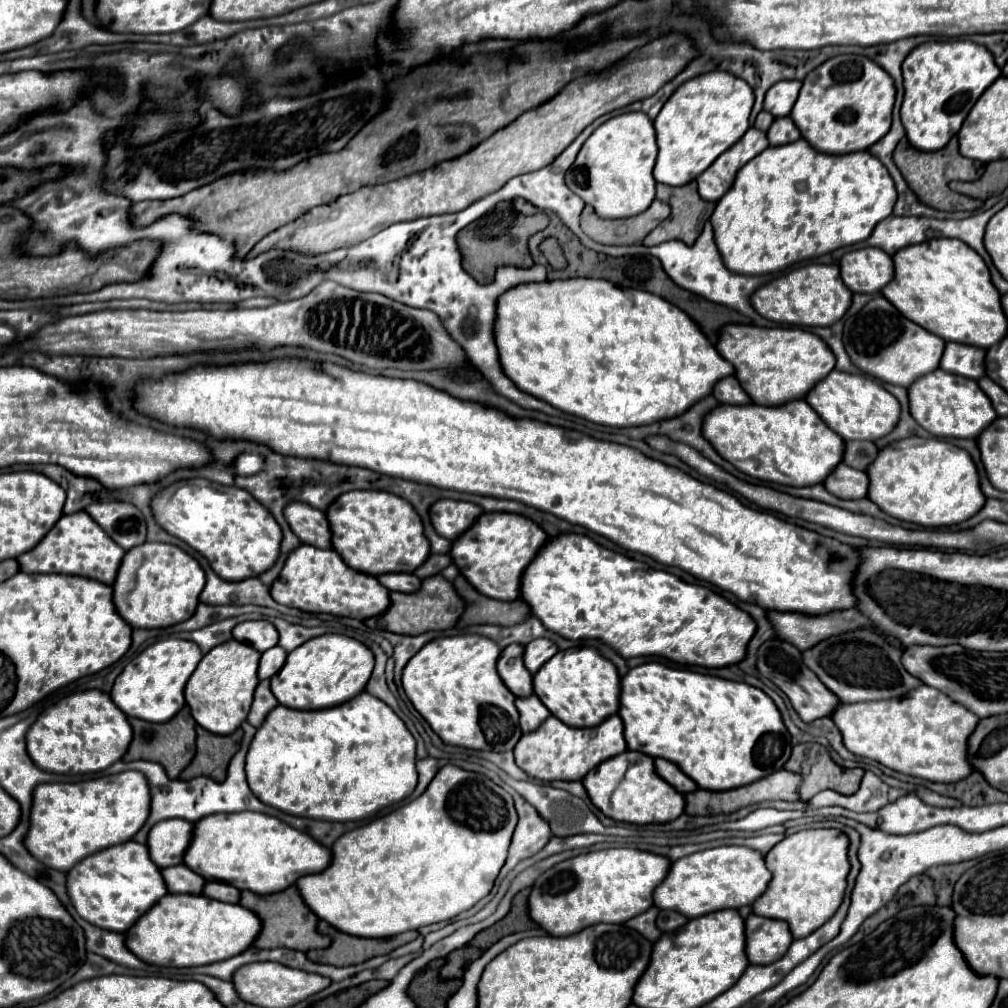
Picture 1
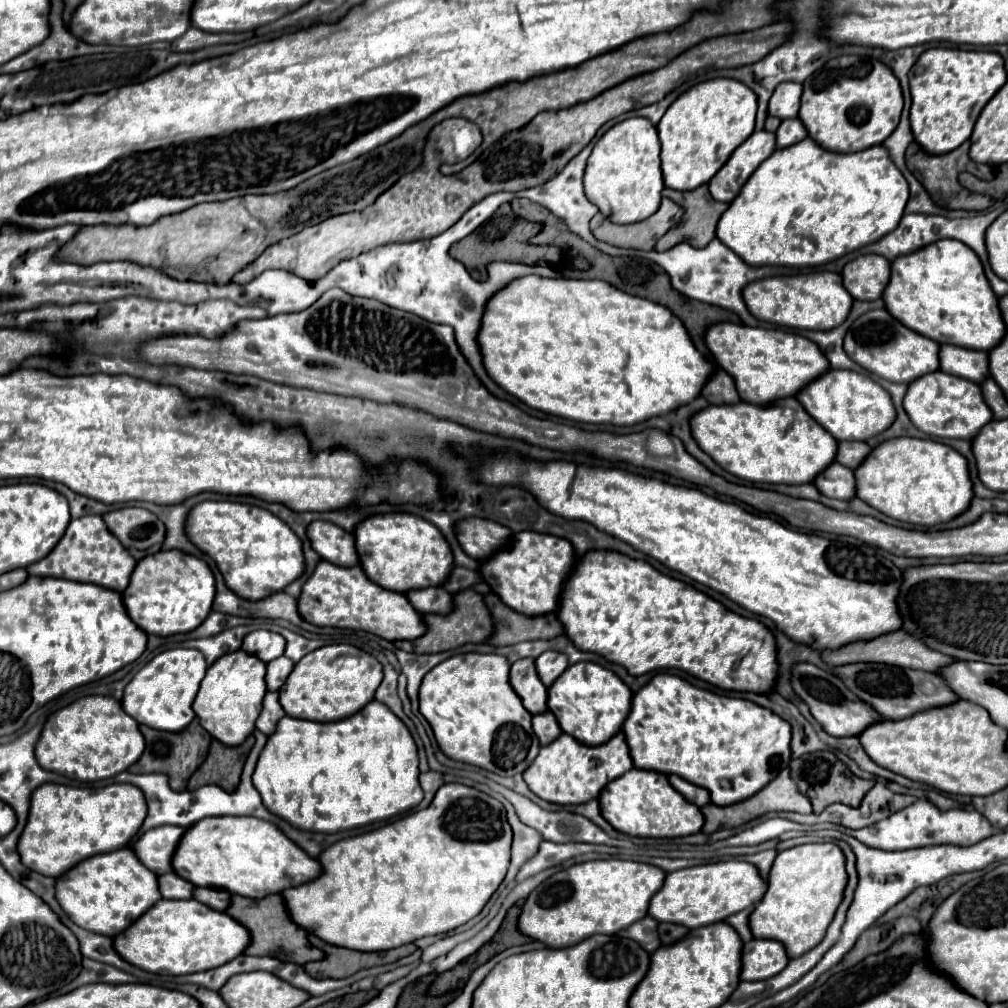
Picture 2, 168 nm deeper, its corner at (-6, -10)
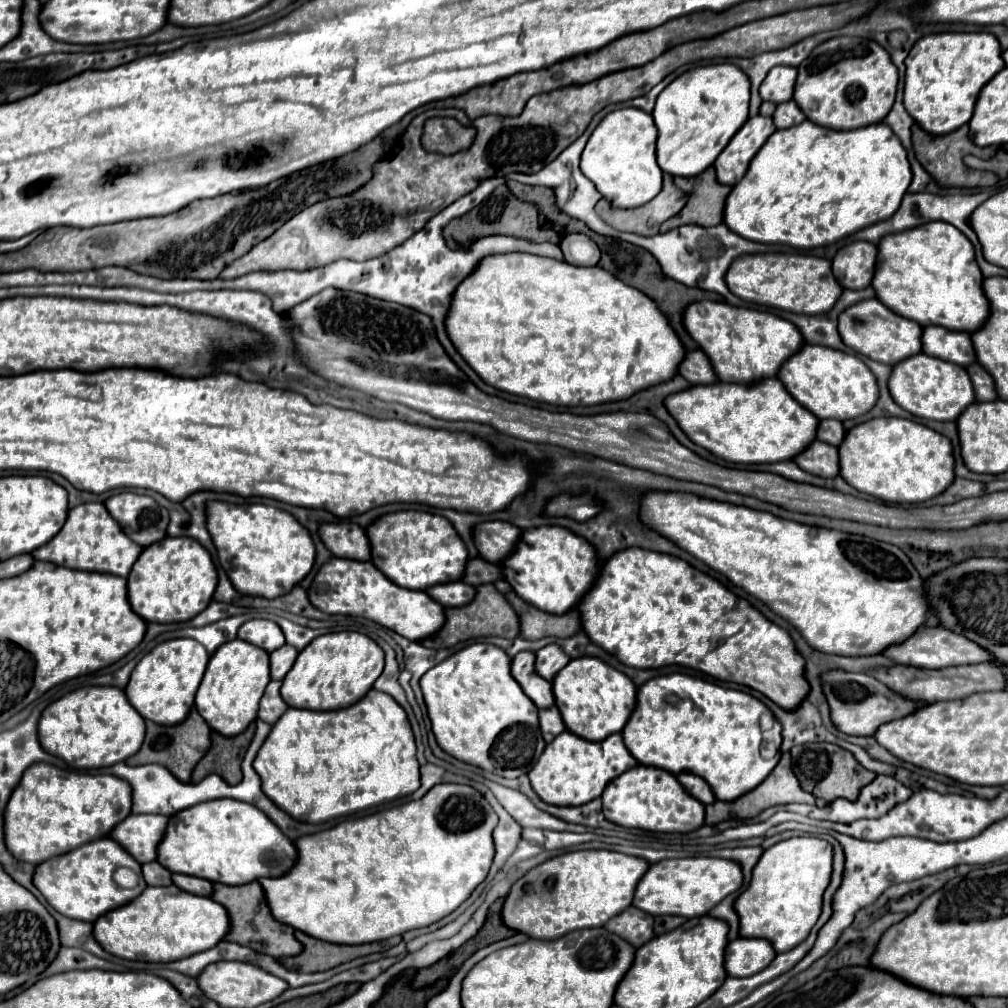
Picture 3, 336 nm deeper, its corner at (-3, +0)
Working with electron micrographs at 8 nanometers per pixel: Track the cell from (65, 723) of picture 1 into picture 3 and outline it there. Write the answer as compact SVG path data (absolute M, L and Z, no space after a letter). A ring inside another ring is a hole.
M117 687L75 689L45 707L37 725L37 737L41 747L79 771L101 769L125 761L139 751L143 735L143 717L131 707L125 691Z

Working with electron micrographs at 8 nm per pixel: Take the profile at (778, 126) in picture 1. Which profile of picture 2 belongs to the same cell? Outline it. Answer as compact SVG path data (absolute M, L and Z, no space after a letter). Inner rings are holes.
M798 117L794 119L784 119L776 131L776 145L782 149L782 147L788 147L788 145L794 145L802 139L806 139L808 133L802 125L802 121Z

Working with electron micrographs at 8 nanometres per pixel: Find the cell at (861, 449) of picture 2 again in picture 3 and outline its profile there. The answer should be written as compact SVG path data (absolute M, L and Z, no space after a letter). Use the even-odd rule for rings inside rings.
M827 419L827 421L821 421L819 423L819 441L825 441L829 445L835 445L839 447L843 443L843 437L845 437L845 427L841 423L833 423L833 419Z

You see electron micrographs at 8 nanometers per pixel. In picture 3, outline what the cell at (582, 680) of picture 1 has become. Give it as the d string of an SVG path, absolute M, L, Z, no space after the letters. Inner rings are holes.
M597 657L571 659L553 679L555 705L561 711L565 727L589 741L601 741L623 729L635 707L635 693L637 689L627 675Z

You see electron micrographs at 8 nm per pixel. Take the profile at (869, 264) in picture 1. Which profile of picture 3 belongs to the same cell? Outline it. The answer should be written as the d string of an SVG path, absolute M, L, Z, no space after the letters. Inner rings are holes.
M855 241L837 251L833 259L833 275L845 289L865 289L871 285L877 263L877 245Z

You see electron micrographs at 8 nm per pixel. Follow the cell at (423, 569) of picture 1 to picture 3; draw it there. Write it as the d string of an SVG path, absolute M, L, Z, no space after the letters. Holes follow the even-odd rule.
M475 557L475 559L467 561L467 567L465 567L465 573L463 573L461 581L477 587L481 583L493 583L495 579L501 579L499 567L481 559L481 557Z

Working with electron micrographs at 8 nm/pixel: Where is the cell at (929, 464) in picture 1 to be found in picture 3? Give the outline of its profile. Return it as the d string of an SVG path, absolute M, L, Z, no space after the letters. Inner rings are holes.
M879 417L847 431L841 447L841 477L861 493L887 503L917 505L941 495L955 481L951 441L909 419Z

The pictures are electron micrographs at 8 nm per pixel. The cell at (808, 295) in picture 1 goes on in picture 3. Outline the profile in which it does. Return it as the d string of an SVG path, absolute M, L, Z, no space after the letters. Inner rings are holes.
M765 253L739 259L729 269L729 289L743 301L803 315L831 311L843 293L843 287L833 279L831 263L827 259L797 253Z

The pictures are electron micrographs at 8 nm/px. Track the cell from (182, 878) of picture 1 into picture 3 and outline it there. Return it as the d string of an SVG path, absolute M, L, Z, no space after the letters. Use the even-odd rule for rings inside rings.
M157 861L143 865L143 877L145 877L147 885L173 885L171 871L165 869L165 867L163 867L161 863L157 863Z

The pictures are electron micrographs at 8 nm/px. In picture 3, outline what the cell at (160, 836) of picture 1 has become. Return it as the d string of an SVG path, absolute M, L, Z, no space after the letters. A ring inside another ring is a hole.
M131 815L113 829L113 839L139 863L151 863L157 859L157 845L163 839L169 817L165 815Z

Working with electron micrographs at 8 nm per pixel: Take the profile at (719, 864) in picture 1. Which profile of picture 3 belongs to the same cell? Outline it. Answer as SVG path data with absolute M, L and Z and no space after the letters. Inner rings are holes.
M686 857L663 859L653 863L635 889L633 907L649 915L681 915L701 917L707 915L727 895L743 885L743 871L739 863L717 857Z

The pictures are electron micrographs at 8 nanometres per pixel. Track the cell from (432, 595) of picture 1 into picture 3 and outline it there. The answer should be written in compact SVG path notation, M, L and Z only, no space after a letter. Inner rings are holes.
M479 585L477 595L471 603L467 603L463 607L445 609L445 625L435 635L431 635L427 639L421 639L419 643L423 647L441 649L441 647L453 647L459 641L477 639L477 637L491 637L491 635L505 637L505 639L515 639L519 635L519 619L513 613L513 609L509 607L509 603L505 601L505 597L493 585Z

